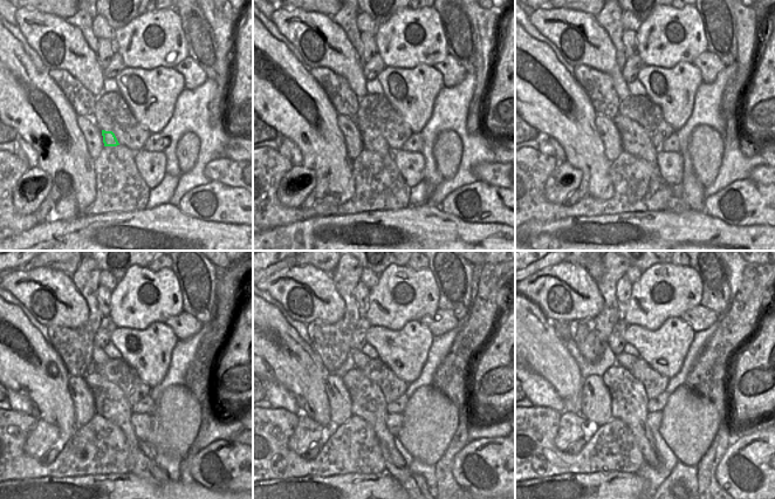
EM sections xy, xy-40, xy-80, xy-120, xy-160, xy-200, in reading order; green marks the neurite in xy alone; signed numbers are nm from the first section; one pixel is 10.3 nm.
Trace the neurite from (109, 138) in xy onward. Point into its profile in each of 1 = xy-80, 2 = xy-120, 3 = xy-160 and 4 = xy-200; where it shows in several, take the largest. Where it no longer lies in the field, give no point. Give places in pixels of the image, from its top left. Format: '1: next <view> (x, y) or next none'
1: next xy-80 (635, 141)
2: next xy-120 (110, 402)
3: next xy-160 (368, 402)
4: next xy-200 (630, 401)

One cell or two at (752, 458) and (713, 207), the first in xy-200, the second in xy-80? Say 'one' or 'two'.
one

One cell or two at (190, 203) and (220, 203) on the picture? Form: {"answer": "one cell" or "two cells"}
{"answer": "one cell"}

